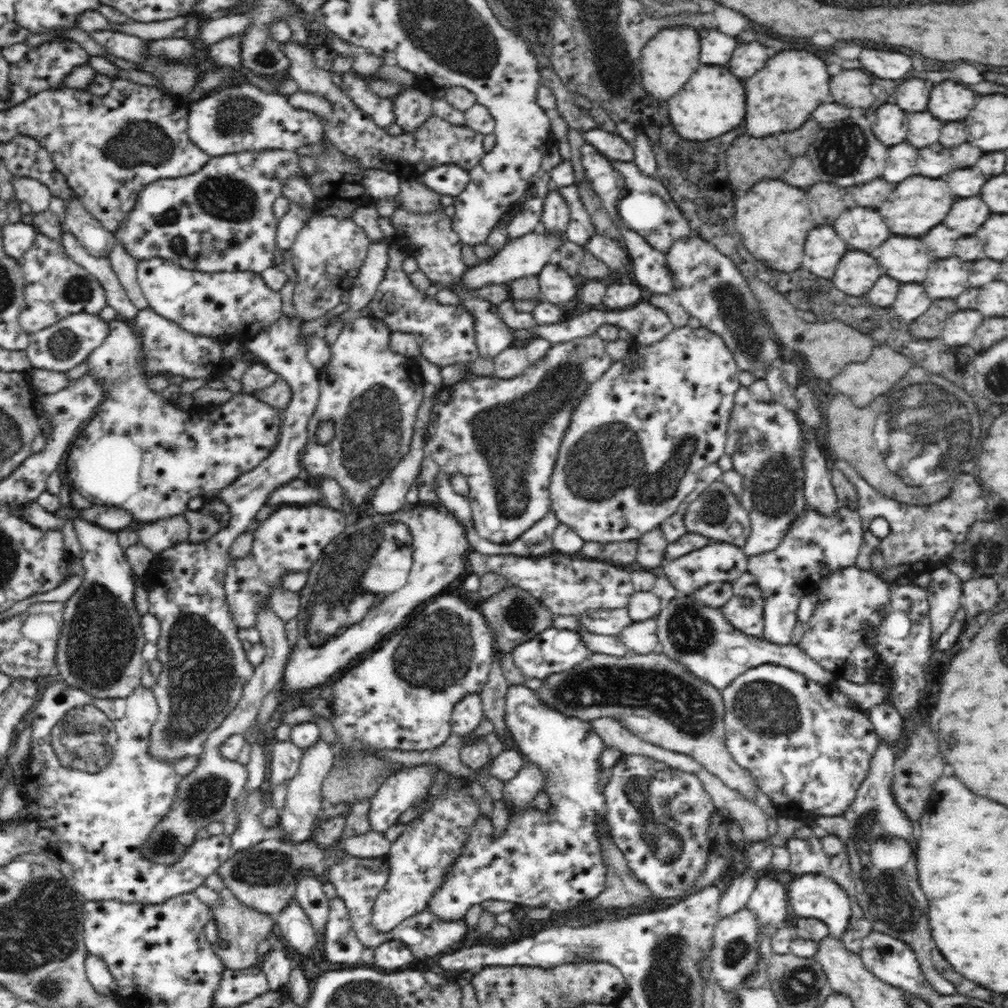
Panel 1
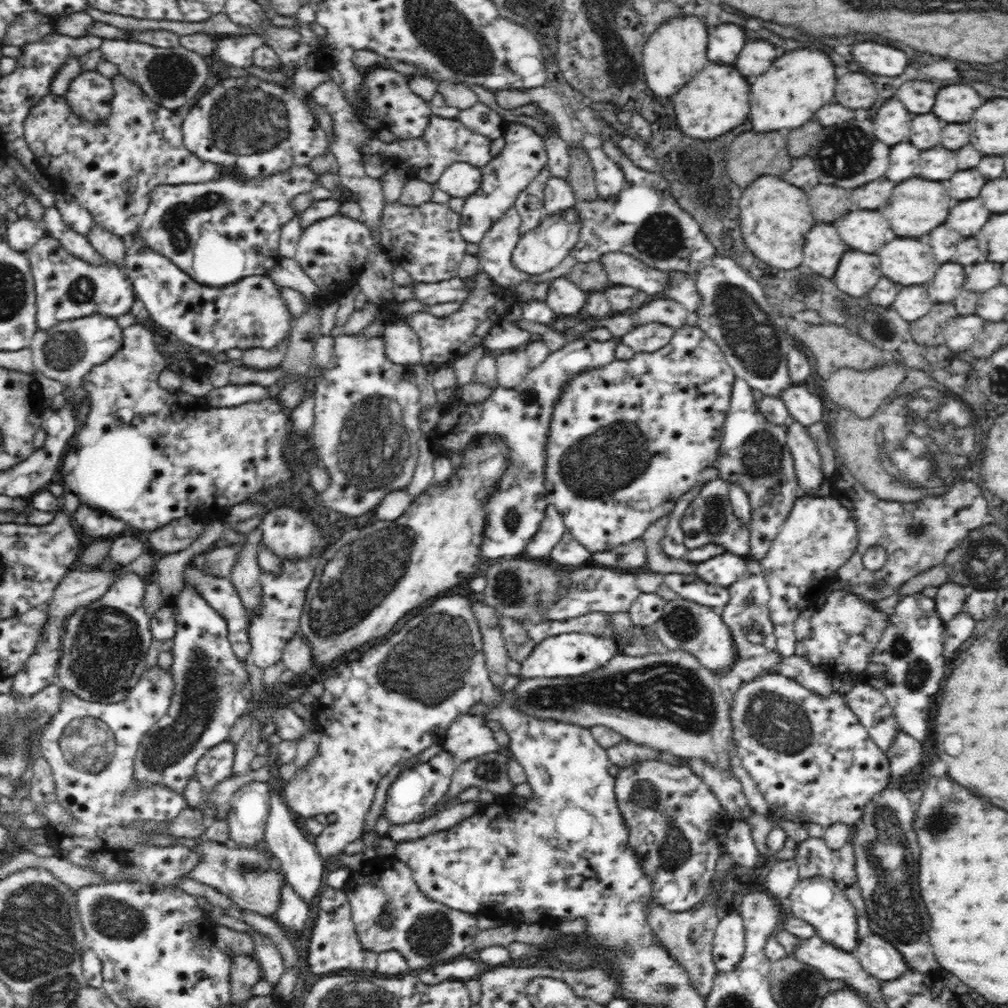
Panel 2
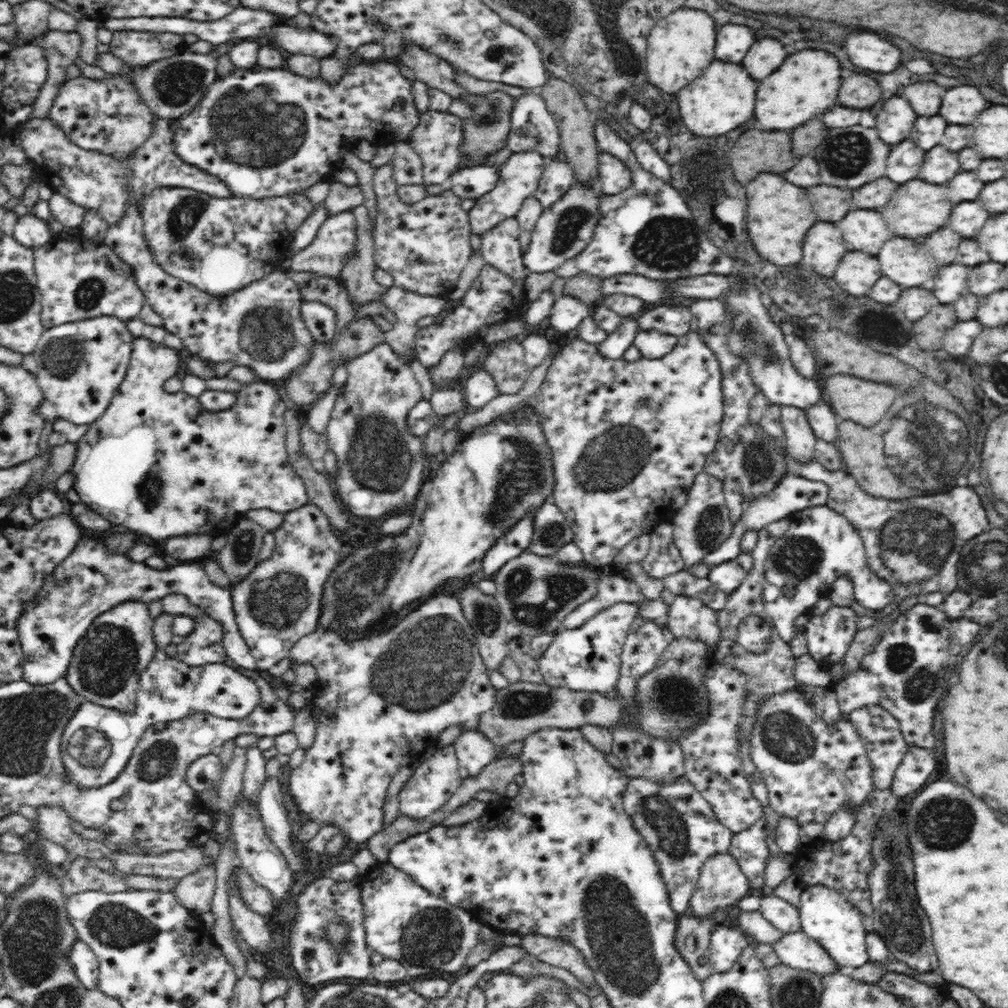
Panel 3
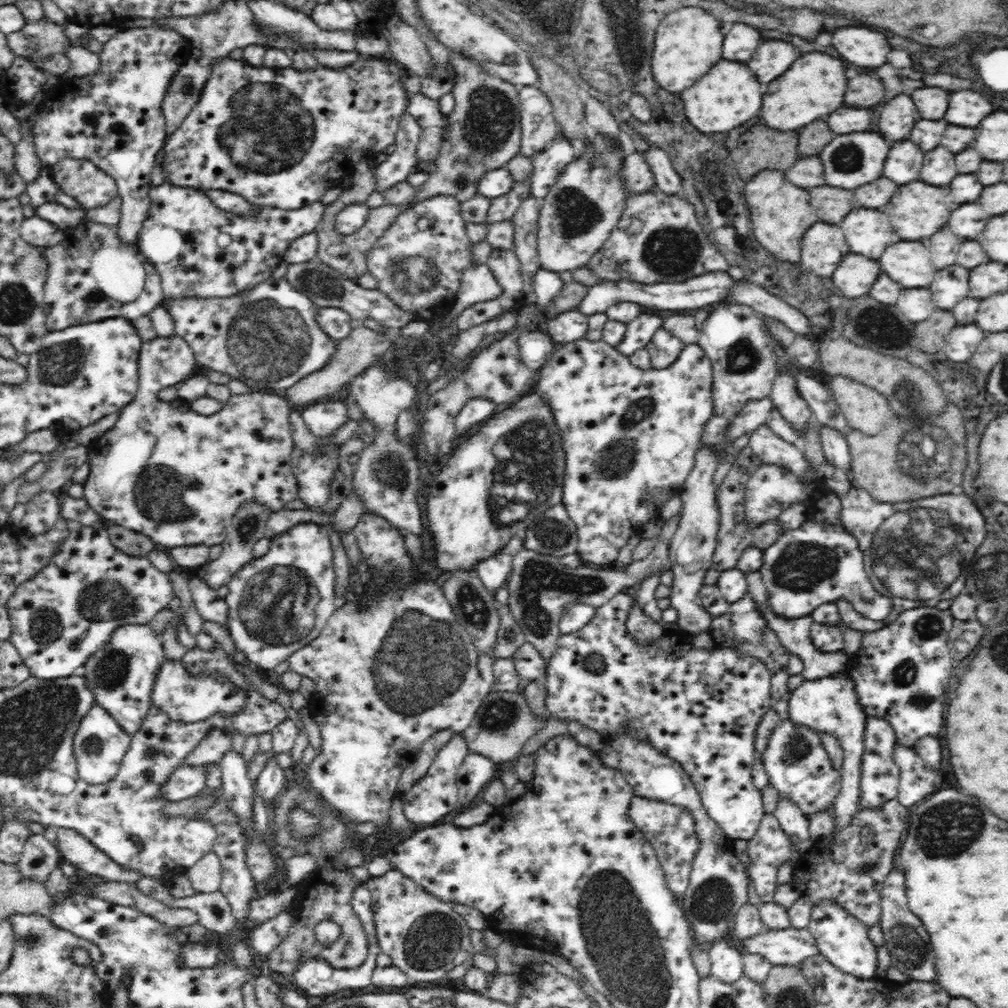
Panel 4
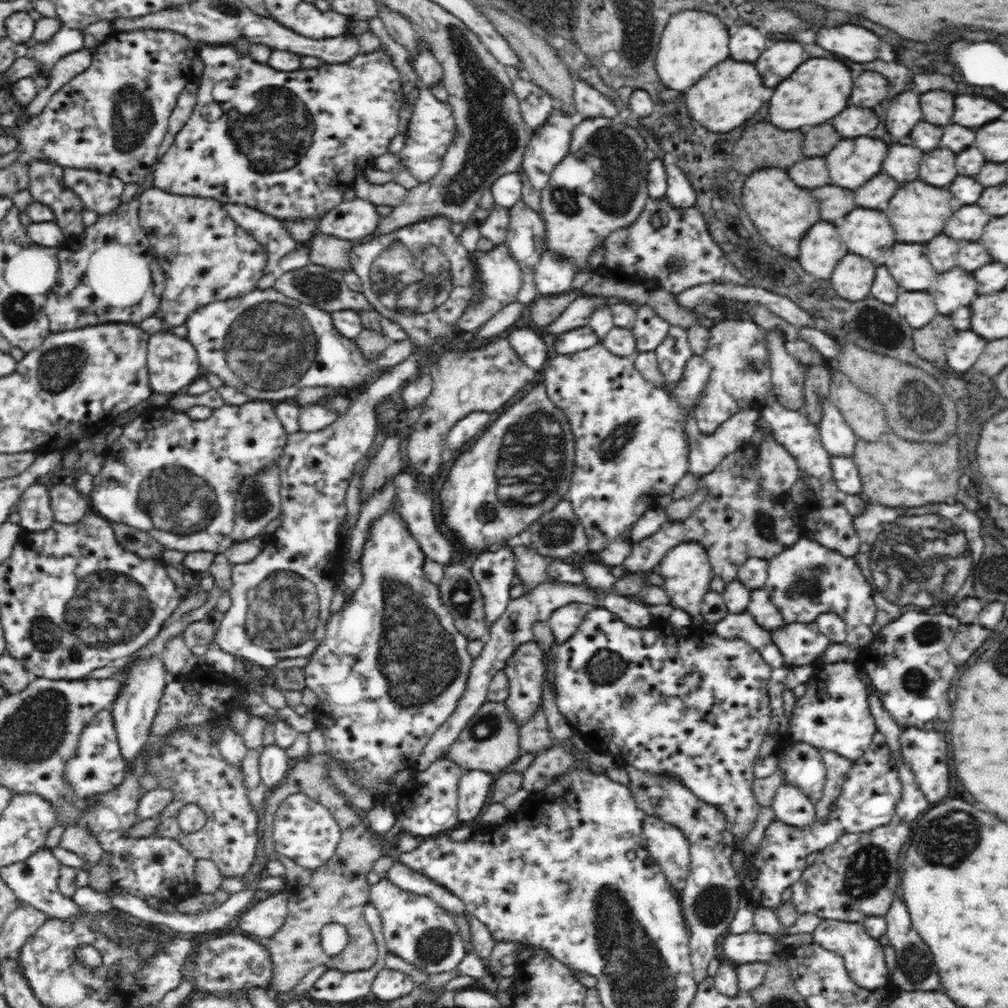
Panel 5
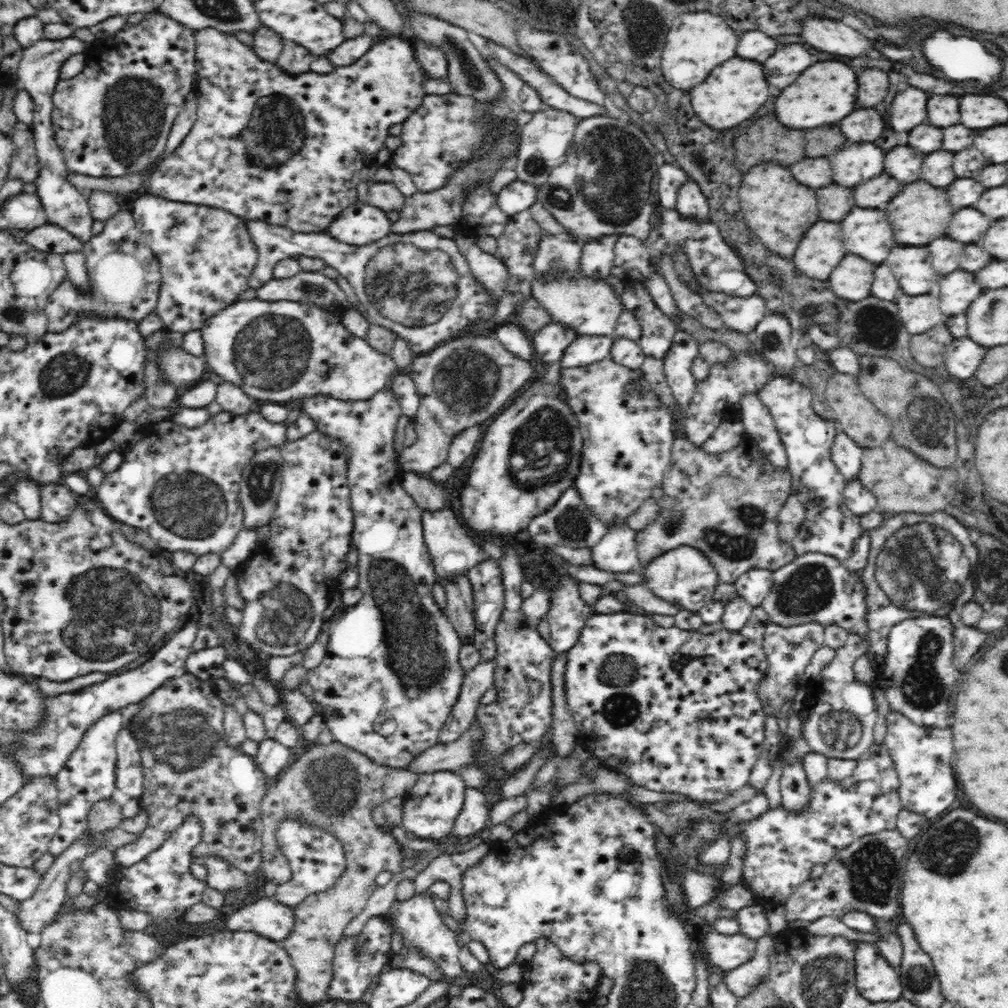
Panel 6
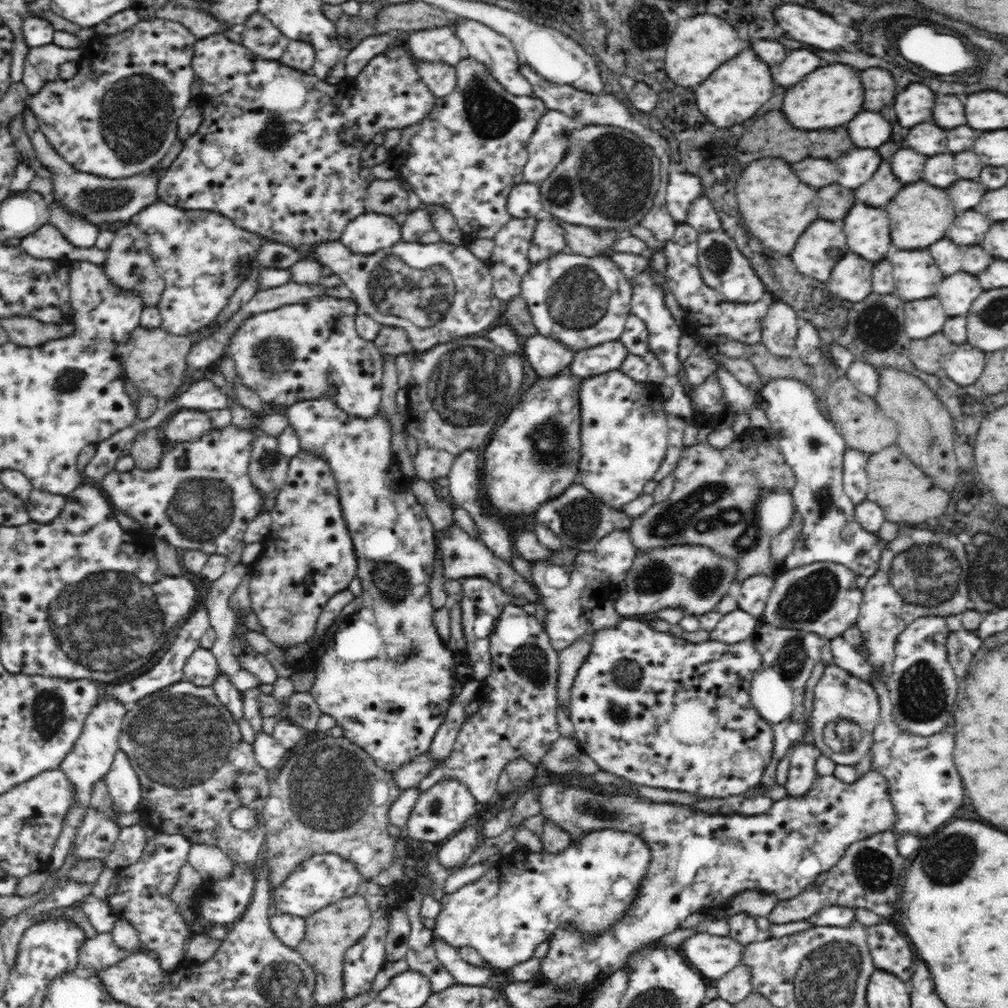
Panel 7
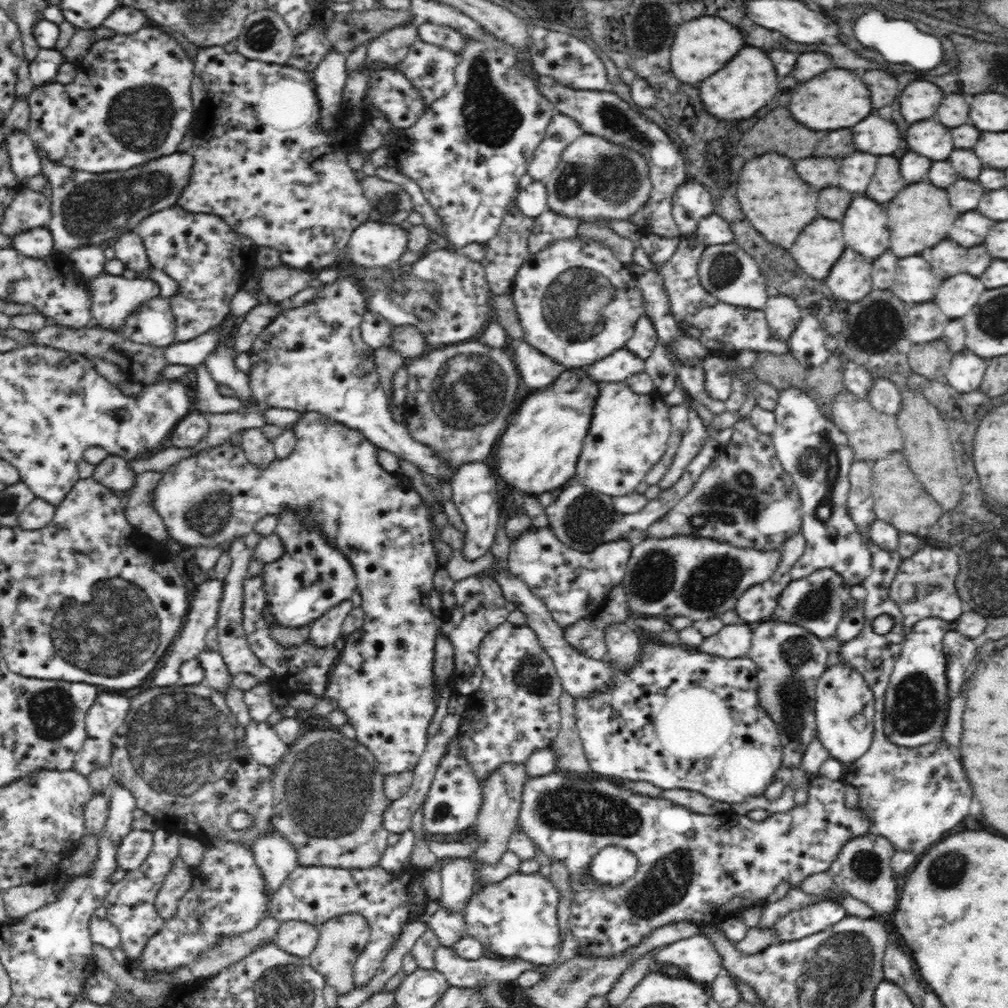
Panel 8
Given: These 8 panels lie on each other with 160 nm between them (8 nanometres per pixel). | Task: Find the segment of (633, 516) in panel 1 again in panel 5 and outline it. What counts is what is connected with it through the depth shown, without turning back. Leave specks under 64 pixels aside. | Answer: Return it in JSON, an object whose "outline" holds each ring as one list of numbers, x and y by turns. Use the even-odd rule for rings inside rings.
{"outline":[[600,342,596,344,595,347,590,347,577,353,557,355,551,358,544,367,546,368,546,374,544,374,543,383,545,384,547,395,568,417,569,423,571,424,571,431,575,436,576,464,566,499,569,501,574,514,576,514,577,519,580,520,582,527,585,529,589,542,589,554,599,554,603,551,604,547,609,543,615,542,617,539,630,540,630,530,634,527,634,523,636,523,648,509,658,506,656,505,658,497,663,496,663,494,672,493,674,485,686,474,689,468,689,460,686,425,683,424,684,416,694,414,694,406,698,402,699,396,702,394,704,388,707,386,711,366,703,356,692,355,685,364,684,374,681,376,681,380,674,386,669,385,668,388,661,389,654,387,652,383,644,379,642,373,635,367,635,358,632,357,632,355,629,357,616,356]]}

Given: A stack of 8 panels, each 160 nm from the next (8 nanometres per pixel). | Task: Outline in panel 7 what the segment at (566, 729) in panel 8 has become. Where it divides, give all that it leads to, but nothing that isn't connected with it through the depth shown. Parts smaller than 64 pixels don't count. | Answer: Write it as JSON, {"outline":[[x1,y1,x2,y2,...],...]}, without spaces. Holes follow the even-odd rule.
{"outline":[[575,736,558,737,539,763,556,774,594,776,599,772,598,764,582,750]]}

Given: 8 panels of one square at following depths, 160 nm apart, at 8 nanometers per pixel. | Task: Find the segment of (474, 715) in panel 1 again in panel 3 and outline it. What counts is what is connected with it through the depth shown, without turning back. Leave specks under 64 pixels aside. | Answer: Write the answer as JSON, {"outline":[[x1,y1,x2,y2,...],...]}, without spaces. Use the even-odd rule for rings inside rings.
{"outline":[[478,729,462,730,452,745,456,749,462,781,476,778,487,764,498,758,495,744]]}

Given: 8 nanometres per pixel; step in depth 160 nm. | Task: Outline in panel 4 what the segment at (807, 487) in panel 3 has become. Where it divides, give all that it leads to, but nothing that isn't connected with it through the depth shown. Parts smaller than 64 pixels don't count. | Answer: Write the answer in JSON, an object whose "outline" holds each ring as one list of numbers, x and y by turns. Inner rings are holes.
{"outline":[[762,463,758,468,752,469,747,480,745,494,746,521,754,527,769,521,777,520,778,516,792,504,808,503,808,498,815,492,815,484,806,492,805,486,798,481,798,476,790,472,785,466,779,464]]}

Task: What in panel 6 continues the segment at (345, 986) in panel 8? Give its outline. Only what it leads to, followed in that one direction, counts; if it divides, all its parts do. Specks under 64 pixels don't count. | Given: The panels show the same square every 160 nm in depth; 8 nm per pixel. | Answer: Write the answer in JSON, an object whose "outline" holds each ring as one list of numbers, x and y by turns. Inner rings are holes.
{"outline":[[336,741,314,745,286,767,278,780,267,787,260,805,263,844,261,868,266,882,279,885,288,882,292,876,289,860,275,839,278,824,287,815,298,815,308,825,330,830,342,843,347,862,347,869,332,888,313,894,293,909,295,929,285,941,278,942,292,959,300,998,306,1004,318,1005,323,1003,324,998,328,999,334,976,334,946,344,938,345,928,362,912,382,875,398,874,406,869,402,865,402,846,394,841,390,831,374,823,372,811,394,796,405,797,418,781,418,776,406,768,376,764,365,754]]}

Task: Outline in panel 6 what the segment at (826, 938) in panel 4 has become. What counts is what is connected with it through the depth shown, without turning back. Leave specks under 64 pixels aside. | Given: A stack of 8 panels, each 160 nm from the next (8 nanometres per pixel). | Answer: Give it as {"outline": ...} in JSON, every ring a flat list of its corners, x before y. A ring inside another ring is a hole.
{"outline":[[853,942,856,981,860,995,871,1003,895,1003,902,999,900,972,880,954,872,942]]}

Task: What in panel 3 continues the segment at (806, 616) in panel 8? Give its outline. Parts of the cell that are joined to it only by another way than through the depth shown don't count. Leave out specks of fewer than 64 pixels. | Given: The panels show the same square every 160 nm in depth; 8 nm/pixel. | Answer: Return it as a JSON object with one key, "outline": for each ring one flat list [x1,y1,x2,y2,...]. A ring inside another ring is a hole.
{"outline":[[827,505,792,514,788,531,770,547,764,567,764,606,780,640,796,636,794,620,798,616,811,618,818,600,830,600,830,588,837,578,848,577,852,581,854,598,868,611,882,610,892,602,891,583,870,570,865,552,859,532,843,514]]}

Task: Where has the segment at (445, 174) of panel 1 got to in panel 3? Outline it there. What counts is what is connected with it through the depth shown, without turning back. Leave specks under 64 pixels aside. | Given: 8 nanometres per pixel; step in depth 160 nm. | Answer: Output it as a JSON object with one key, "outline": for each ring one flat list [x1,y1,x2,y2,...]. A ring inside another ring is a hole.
{"outline":[[494,164,459,169,448,178,446,186,462,199,477,199,496,188,498,167]]}

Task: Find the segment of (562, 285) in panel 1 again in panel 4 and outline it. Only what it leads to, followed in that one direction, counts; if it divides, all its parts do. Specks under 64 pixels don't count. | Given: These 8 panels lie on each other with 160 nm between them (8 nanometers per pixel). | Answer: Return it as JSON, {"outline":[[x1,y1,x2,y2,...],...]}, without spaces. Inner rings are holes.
{"outline":[[570,309,557,314,553,318,546,318,543,329,552,340,561,344,586,339,588,316,581,313,578,309]]}

